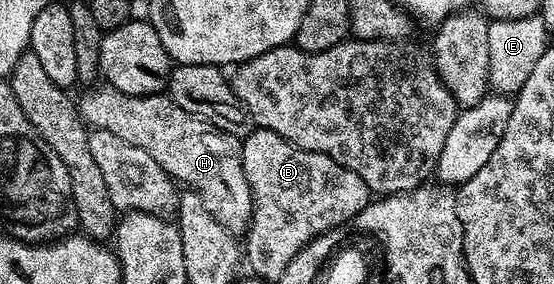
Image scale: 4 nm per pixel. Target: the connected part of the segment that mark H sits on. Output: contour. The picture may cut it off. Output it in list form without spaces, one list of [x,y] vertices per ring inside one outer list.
[[[110,86],[99,87],[88,87],[87,93],[78,97],[77,107],[84,125],[88,129],[109,130],[109,134],[117,134],[117,138],[141,146],[172,180],[199,195],[201,202],[205,202],[205,210],[209,210],[227,232],[236,238],[242,237],[251,223],[253,198],[236,137],[211,127],[209,121],[189,114],[189,110],[181,110],[166,94],[130,96]]]

